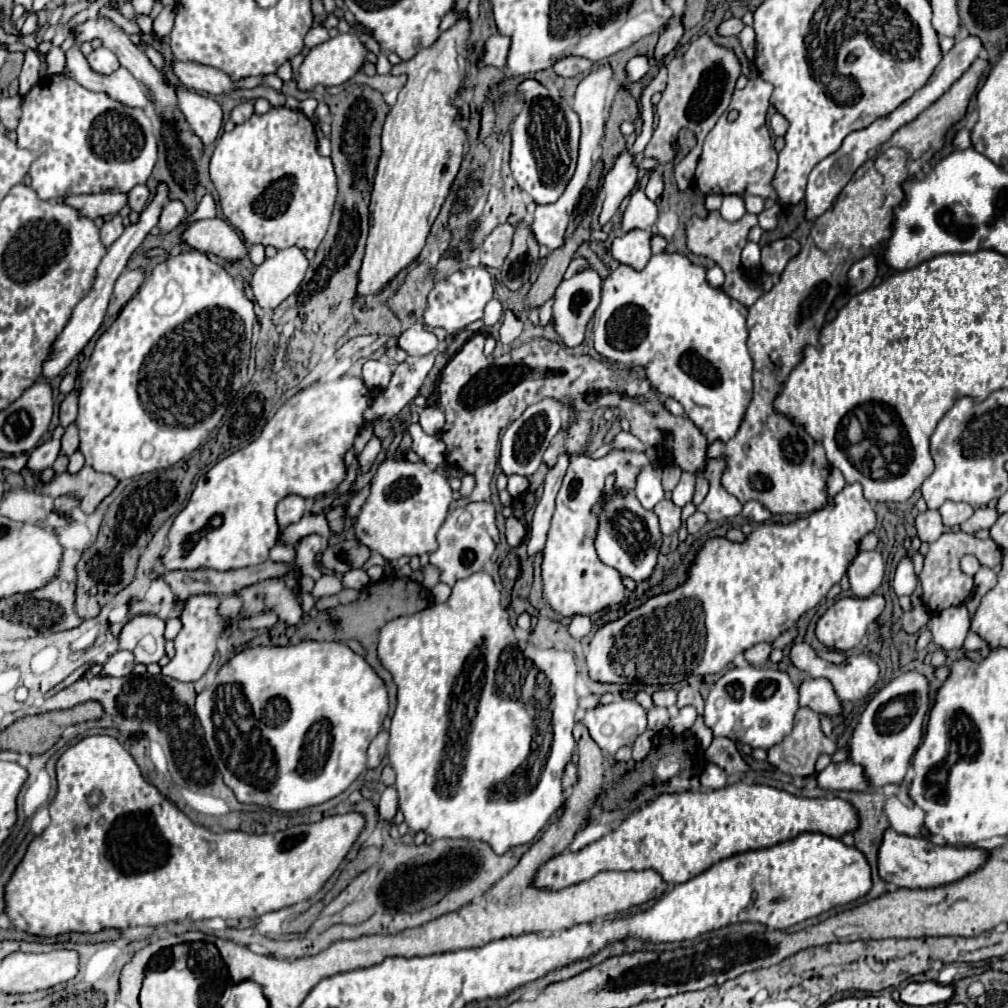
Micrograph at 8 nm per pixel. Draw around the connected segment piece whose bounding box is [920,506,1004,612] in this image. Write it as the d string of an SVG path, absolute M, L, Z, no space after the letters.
M986 506L986 508L978 508L970 520L966 520L960 528L960 532L948 532L948 534L942 534L936 542L930 544L926 556L924 556L924 568L920 572L920 584L924 588L924 594L922 594L922 600L924 604L932 610L932 612L940 612L944 608L950 608L950 606L960 606L960 604L966 604L970 598L972 598L972 592L974 592L974 578L964 574L962 568L960 568L960 560L962 556L966 554L974 554L982 566L986 568L994 568L998 564L1002 564L1002 548L992 540L976 540L972 536L972 532L976 530L974 526L982 526L982 528L990 528L994 526L994 522L998 520L998 510L992 508L992 506Z

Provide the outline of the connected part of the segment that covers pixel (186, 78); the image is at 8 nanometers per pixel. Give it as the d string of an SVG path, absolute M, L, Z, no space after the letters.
M174 60L172 62L172 70L178 76L178 80L188 88L188 90L196 90L196 92L206 92L206 94L224 94L236 86L240 88L254 88L262 84L262 76L258 78L244 78L240 82L232 82L228 78L228 74L212 68L212 66L204 66L198 62L182 62L182 60Z

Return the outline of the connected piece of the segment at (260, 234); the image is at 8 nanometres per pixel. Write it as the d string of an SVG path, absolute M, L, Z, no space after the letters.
M280 106L280 108L272 108L268 114L264 116L252 116L250 120L238 124L232 132L224 132L222 138L218 140L216 144L216 150L214 150L214 156L210 160L210 178L218 190L218 202L220 202L220 208L226 216L226 220L244 236L244 240L248 244L264 244L264 246L274 246L274 248L290 248L290 246L298 246L300 250L316 250L322 242L322 238L326 236L326 230L328 230L328 224L330 224L330 218L332 218L332 210L334 210L334 202L336 202L336 176L334 176L334 168L332 168L332 160L330 158L324 158L318 154L316 150L316 130L314 130L314 124L306 118L304 112L300 110L290 110L286 106Z

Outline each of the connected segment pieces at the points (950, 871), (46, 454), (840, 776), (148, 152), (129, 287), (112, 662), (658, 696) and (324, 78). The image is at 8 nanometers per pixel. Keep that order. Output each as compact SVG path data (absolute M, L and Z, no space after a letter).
M888 828L878 848L878 874L884 882L894 884L898 888L936 888L942 884L956 882L966 874L978 870L984 864L986 856L986 850L938 846L930 840L898 834L892 828Z
M58 426L52 434L52 440L40 444L38 448L34 448L28 456L28 462L26 462L26 468L32 470L32 472L40 472L44 468L50 468L54 464L54 460L58 458L60 454L60 438L64 434L64 428Z
M846 760L840 764L828 764L822 772L816 774L818 788L824 790L870 790L864 778L862 766Z
M64 74L42 78L38 86L34 86L22 98L22 118L16 136L20 148L28 148L38 154L36 162L30 168L30 180L34 192L42 200L62 200L72 194L94 194L108 190L126 194L134 186L148 180L158 154L158 142L152 130L152 122L142 108L130 108L118 100L112 100L108 94L90 92Z
M124 270L120 278L114 284L114 292L108 306L108 318L116 318L118 312L124 308L124 304L138 292L140 284L144 282L142 270Z
M116 652L108 658L108 662L102 668L104 676L128 676L134 670L134 656L130 652Z
M662 688L662 690L656 690L652 694L652 700L654 700L654 706L666 706L666 708L670 708L676 702L676 692L672 688Z
M354 32L338 34L336 38L326 40L324 44L312 48L306 54L304 62L298 68L298 80L296 80L298 90L308 92L308 90L316 88L318 84L322 84L322 86L340 86L362 68L364 60L366 60L366 46L358 40L358 36Z

